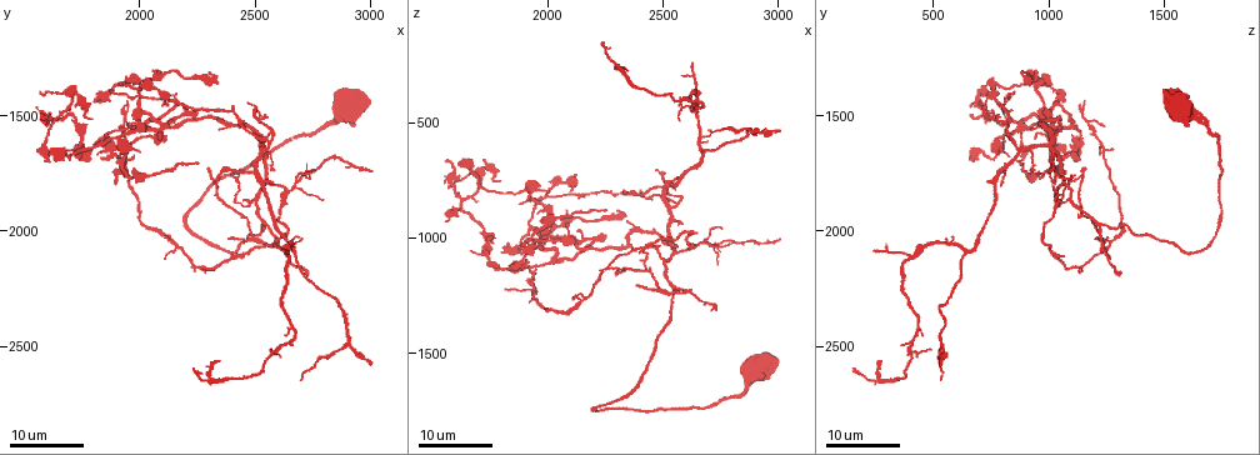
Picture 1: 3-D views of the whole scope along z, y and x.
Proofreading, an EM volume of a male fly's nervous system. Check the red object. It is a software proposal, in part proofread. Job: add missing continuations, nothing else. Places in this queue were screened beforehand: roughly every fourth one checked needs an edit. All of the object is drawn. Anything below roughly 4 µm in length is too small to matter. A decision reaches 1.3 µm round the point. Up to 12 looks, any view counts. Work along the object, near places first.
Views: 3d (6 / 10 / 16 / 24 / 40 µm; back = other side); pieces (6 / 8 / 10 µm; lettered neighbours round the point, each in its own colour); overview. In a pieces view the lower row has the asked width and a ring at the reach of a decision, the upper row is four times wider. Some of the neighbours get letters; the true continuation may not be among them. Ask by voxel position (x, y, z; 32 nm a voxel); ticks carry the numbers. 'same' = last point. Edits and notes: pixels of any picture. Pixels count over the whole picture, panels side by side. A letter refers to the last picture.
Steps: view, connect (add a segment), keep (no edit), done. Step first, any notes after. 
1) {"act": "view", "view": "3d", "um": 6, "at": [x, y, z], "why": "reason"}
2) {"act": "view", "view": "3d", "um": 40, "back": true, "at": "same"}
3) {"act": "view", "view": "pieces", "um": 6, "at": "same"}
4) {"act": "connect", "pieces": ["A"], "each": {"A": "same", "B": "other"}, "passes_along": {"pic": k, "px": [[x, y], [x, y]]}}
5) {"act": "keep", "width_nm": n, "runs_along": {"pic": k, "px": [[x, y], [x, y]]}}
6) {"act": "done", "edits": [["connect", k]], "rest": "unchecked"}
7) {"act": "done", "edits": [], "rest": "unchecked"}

{"act": "view", "view": "3d", "um": 16, "at": [2310, 1740, 1160], "why": "free end"}

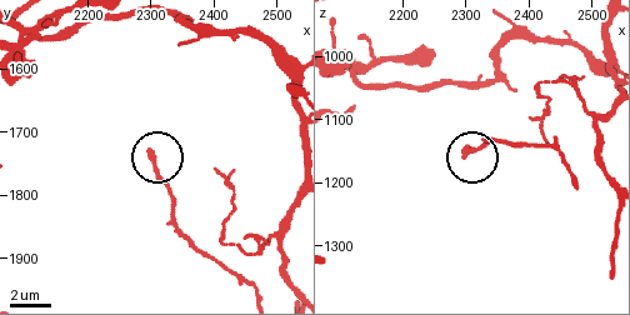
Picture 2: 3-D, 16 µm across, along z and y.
{"act": "view", "view": "pieces", "um": 6, "at": [2300, 1730, 1150]}

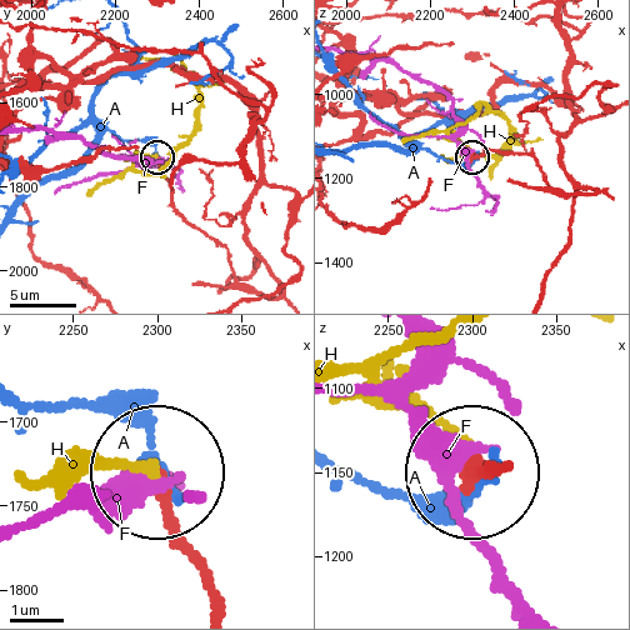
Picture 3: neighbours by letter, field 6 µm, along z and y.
{"act": "keep", "each": {"A": "other", "F": "other", "H": "other"}, "found": "none of them fits"}

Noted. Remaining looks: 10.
{"act": "view", "view": "3d", "um": 24, "at": [2380, 2020, 1200], "why": "thin end"}

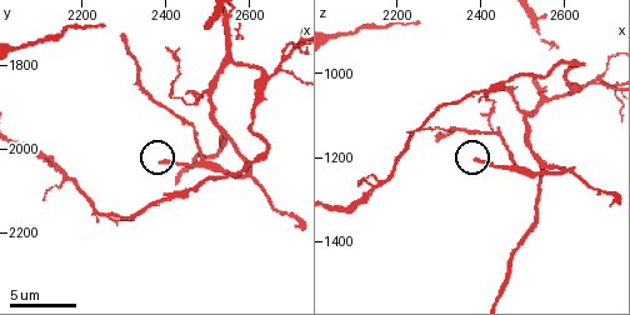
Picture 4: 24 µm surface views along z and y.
{"act": "view", "view": "pieces", "um": 6, "at": [2395, 2035, 1210]}

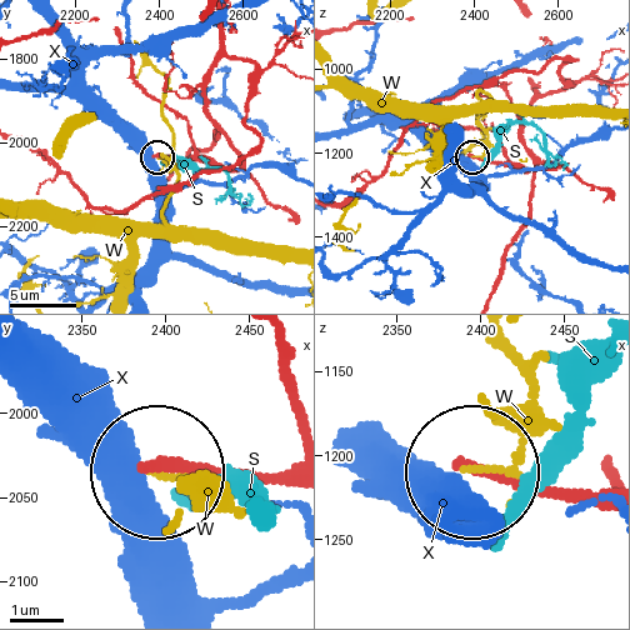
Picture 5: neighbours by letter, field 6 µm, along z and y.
{"act": "keep", "width_nm": 190, "each": {"S": "other", "W": "other", "X": "other"}, "runs_along": {"pic": 5, "px": [[283, 483], [166, 474]]}, "found": "none of them fits"}

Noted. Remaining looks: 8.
{"act": "view", "view": "3d", "um": 24, "at": [1900, 1780, 1030]}

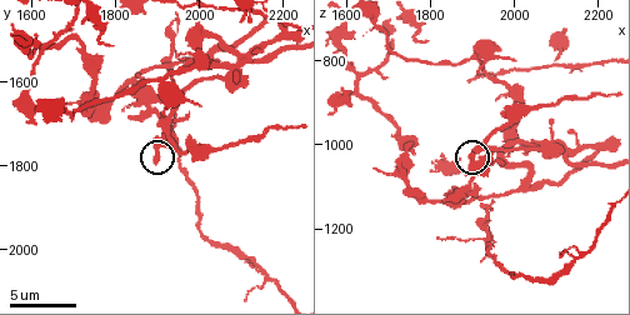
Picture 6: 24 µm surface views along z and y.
{"act": "view", "view": "pieces", "um": 10, "at": [1895, 1795, 1025]}

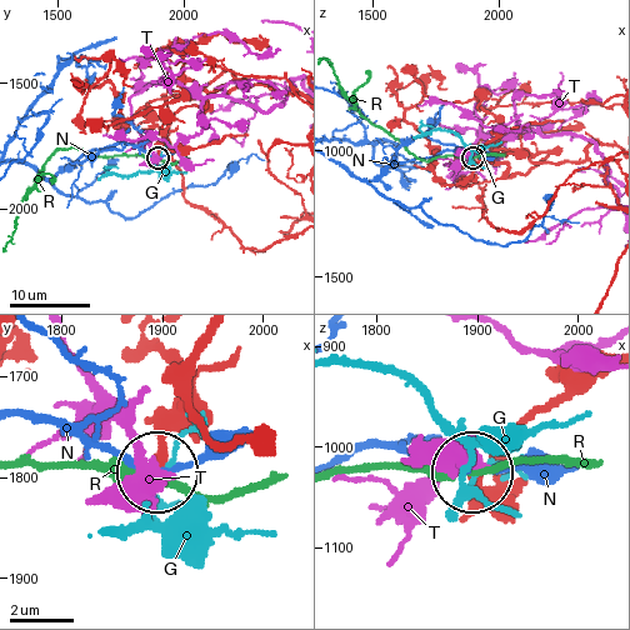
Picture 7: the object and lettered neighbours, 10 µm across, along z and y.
{"act": "keep", "each": {"G": "other", "N": "other", "R": "other", "T": "other"}, "found": "no lettered segment goes on from it"}

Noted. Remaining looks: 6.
{"act": "view", "view": "3d", "um": 24, "at": [1810, 1440, 1070], "why": "thin end"}

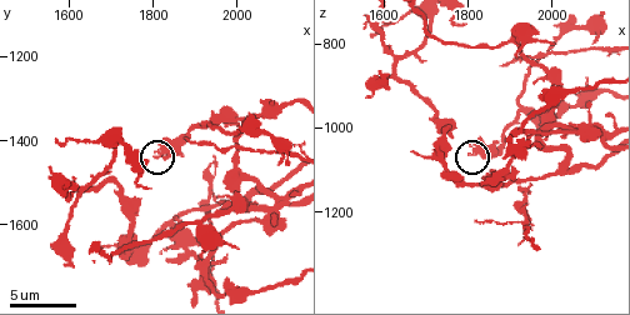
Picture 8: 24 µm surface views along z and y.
{"act": "view", "view": "pieces", "um": 6, "at": [1800, 1440, 1065], "why": "see the neighbours"}

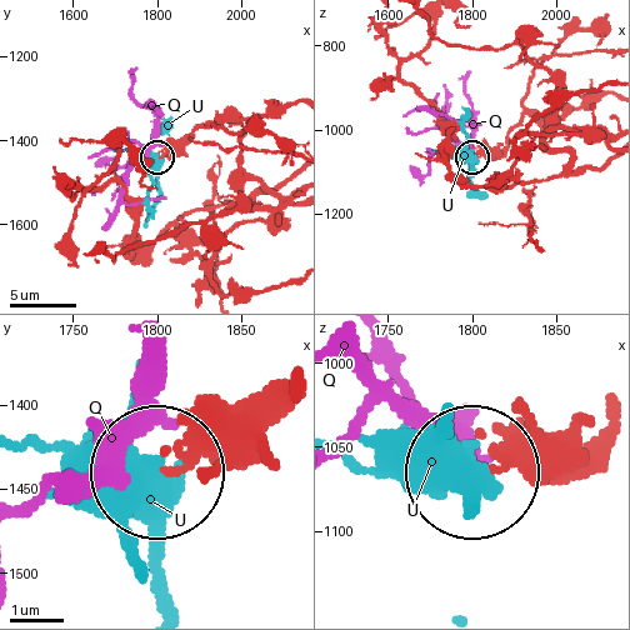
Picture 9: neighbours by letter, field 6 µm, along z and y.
{"act": "keep", "width_nm": 120, "each": {"Q": "other", "U": "other"}, "runs_along": {"pic": 9, "px": [[293, 380], [158, 465]]}, "found": "no lettered segment goes on from it"}

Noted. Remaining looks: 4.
{"act": "view", "view": "pieces", "um": 6, "at": [1970, 1670, 1040], "why": "an open end"}

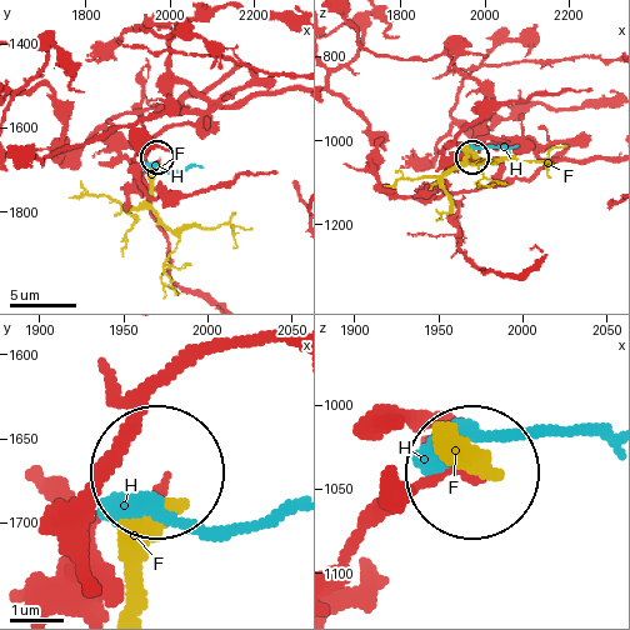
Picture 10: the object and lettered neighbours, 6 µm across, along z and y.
{"act": "keep", "each": {"F": "other", "H": "other"}, "found": "no lettered segment goes on from it"}

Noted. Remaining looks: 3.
{"act": "view", "view": "3d", "um": 24, "at": [2470, 1450, 710]}

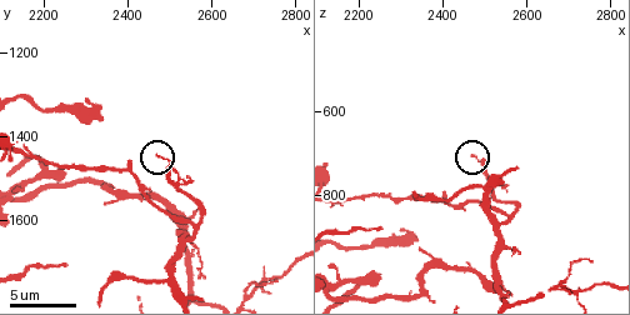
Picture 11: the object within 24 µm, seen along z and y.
{"act": "view", "view": "pieces", "um": 8, "at": [2475, 1440, 710], "why": "what lies round it"}

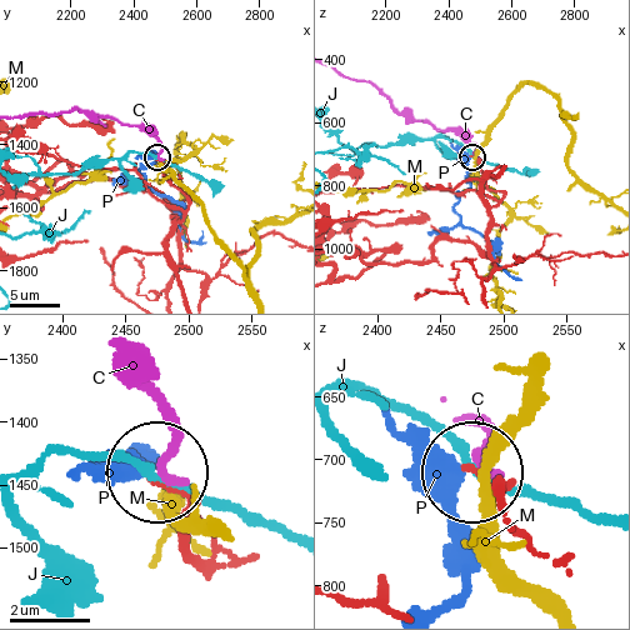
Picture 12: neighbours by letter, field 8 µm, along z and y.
{"act": "keep", "width_nm": 100, "each": {"C": "other", "J": "other", "M": "other", "P": "other"}, "runs_along": {"pic": 12, "px": [[204, 571], [191, 554], [188, 498], [164, 480]]}, "found": "none of them fits"}

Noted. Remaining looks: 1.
{"act": "done", "edits": [], "rest": "unchecked"}

